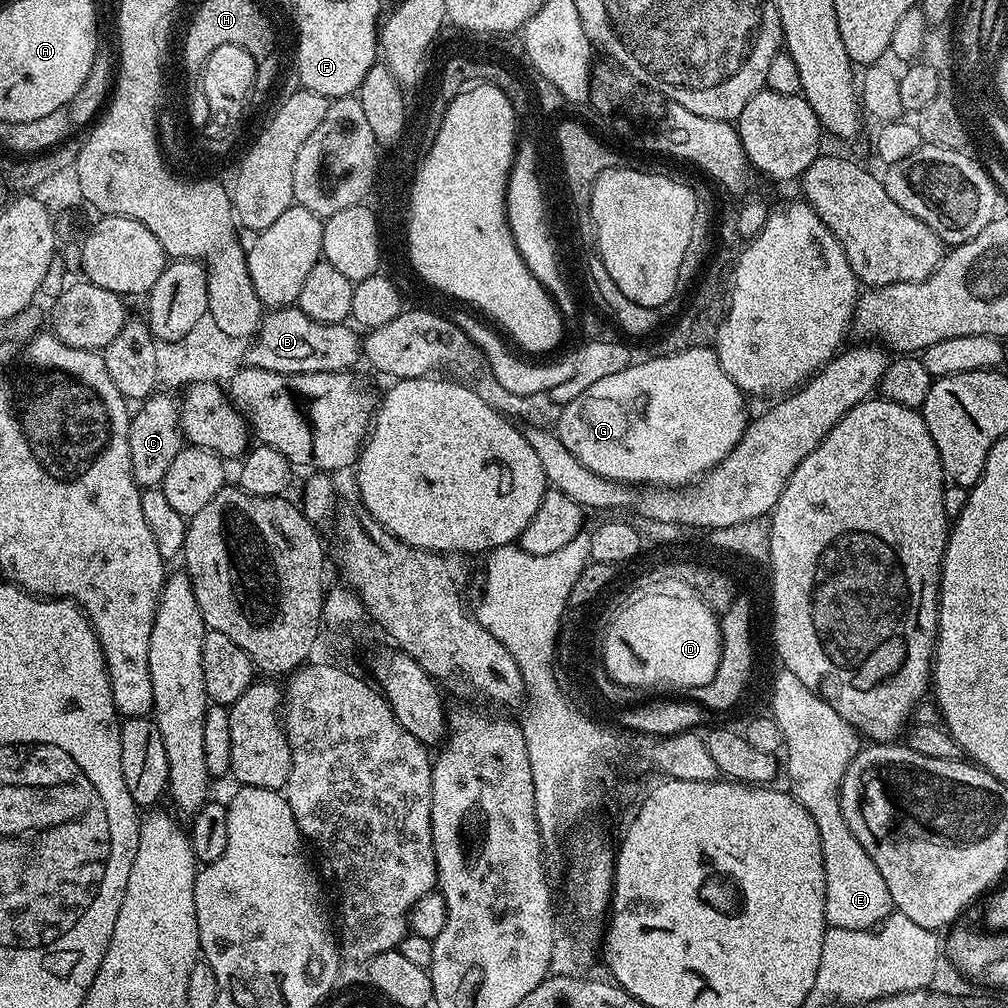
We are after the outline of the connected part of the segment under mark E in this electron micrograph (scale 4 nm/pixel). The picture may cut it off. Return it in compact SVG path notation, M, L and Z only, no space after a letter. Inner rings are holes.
M780 670L772 680L770 715L780 727L783 751L788 751L791 795L807 810L810 818L814 818L814 826L818 826L826 882L824 919L831 927L842 930L875 929L894 911L890 890L886 890L886 878L878 874L874 858L862 850L862 842L858 842L850 826L846 826L840 809L840 783L850 762L860 753L861 737L838 710L802 686L802 682L786 670Z

